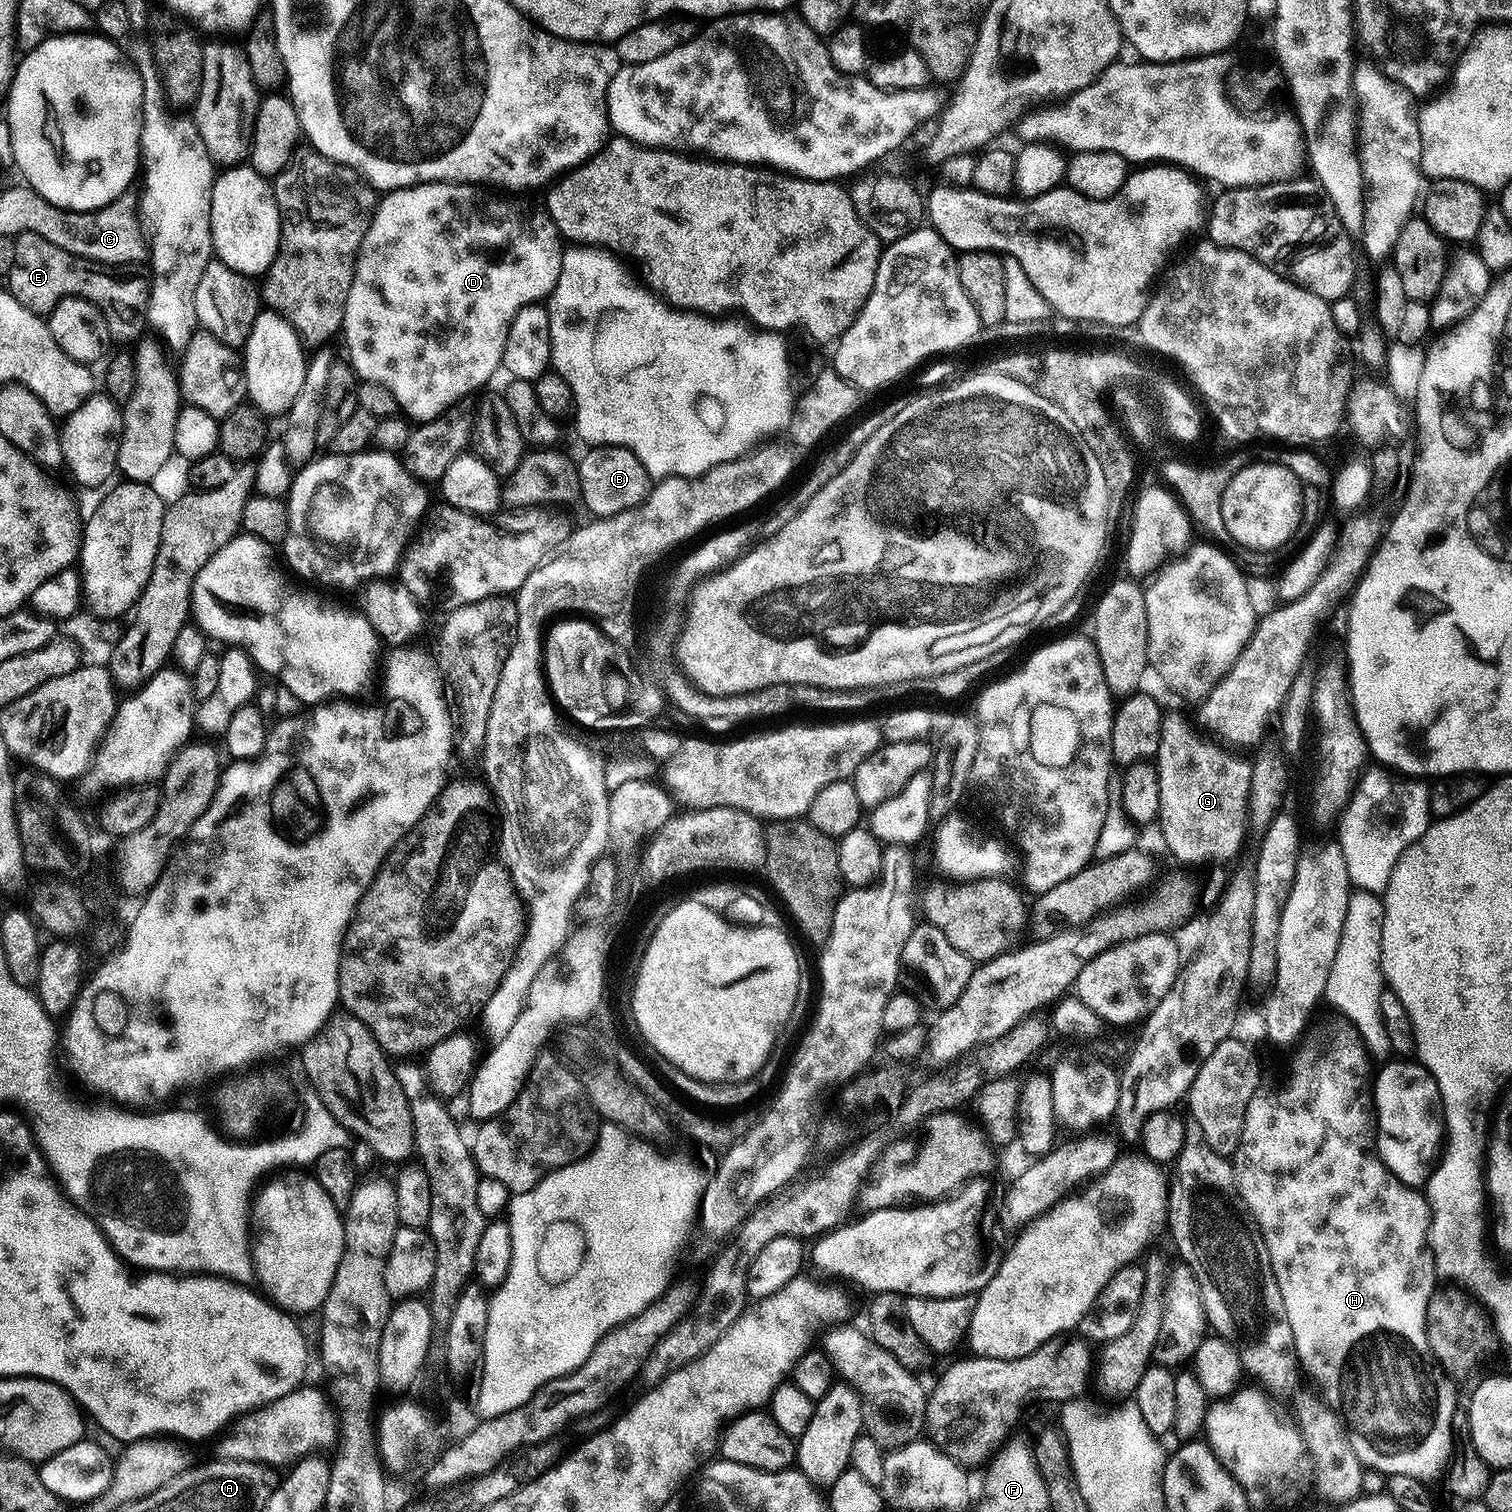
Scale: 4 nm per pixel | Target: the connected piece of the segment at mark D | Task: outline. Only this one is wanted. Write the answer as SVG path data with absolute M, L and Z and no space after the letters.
M415 184L409 188L385 191L379 197L372 225L356 256L354 282L350 286L350 298L346 298L342 337L348 346L347 363L360 380L376 381L386 386L394 394L405 417L416 422L438 418L445 410L468 398L471 392L478 391L496 371L501 371L502 350L506 350L506 334L510 330L510 322L514 322L514 314L518 314L522 306L547 301L552 295L562 270L564 250L560 231L548 217L547 211L543 207L535 208L527 204L524 198L509 198L474 184Z

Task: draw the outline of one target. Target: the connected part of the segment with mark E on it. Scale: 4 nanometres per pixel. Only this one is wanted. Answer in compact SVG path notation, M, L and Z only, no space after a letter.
M24 232L15 237L14 266L6 277L7 291L12 293L26 310L47 314L58 306L66 296L77 296L83 300L96 298L102 284L128 282L128 270L109 270L107 267L83 260L81 256L70 254L66 250L58 250L46 238L38 238L38 234Z

